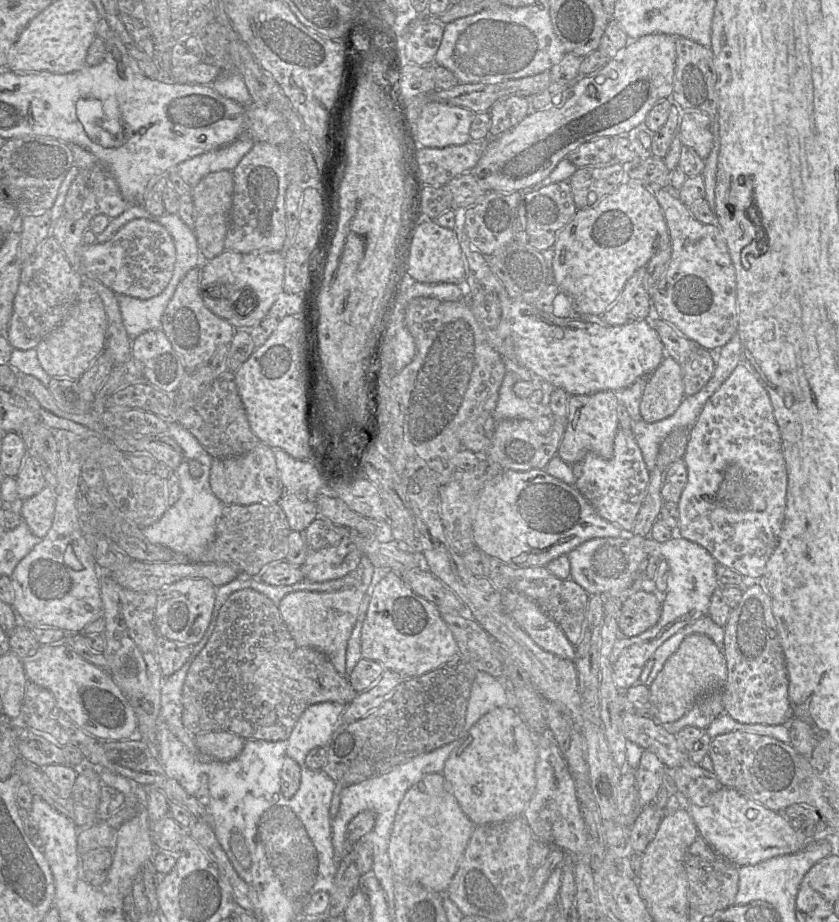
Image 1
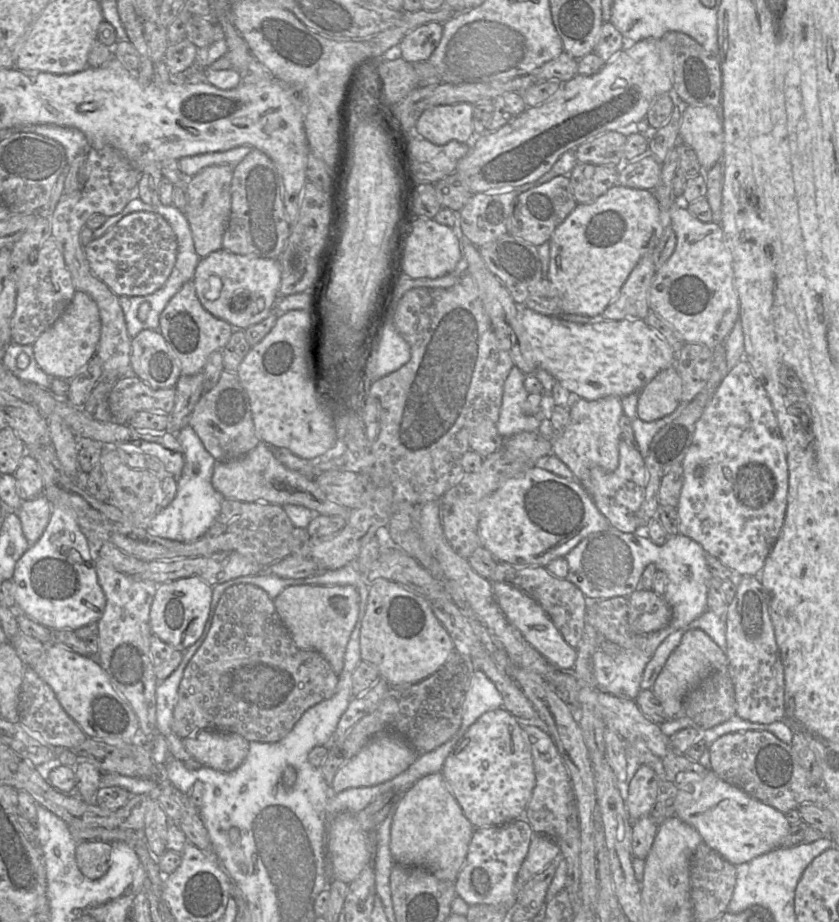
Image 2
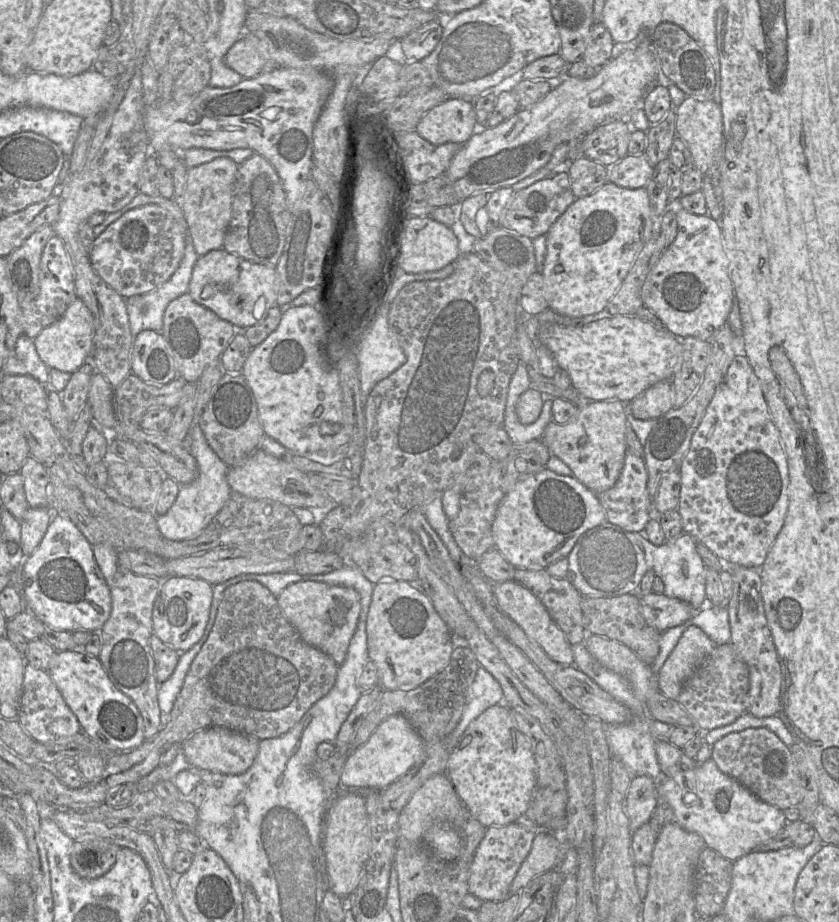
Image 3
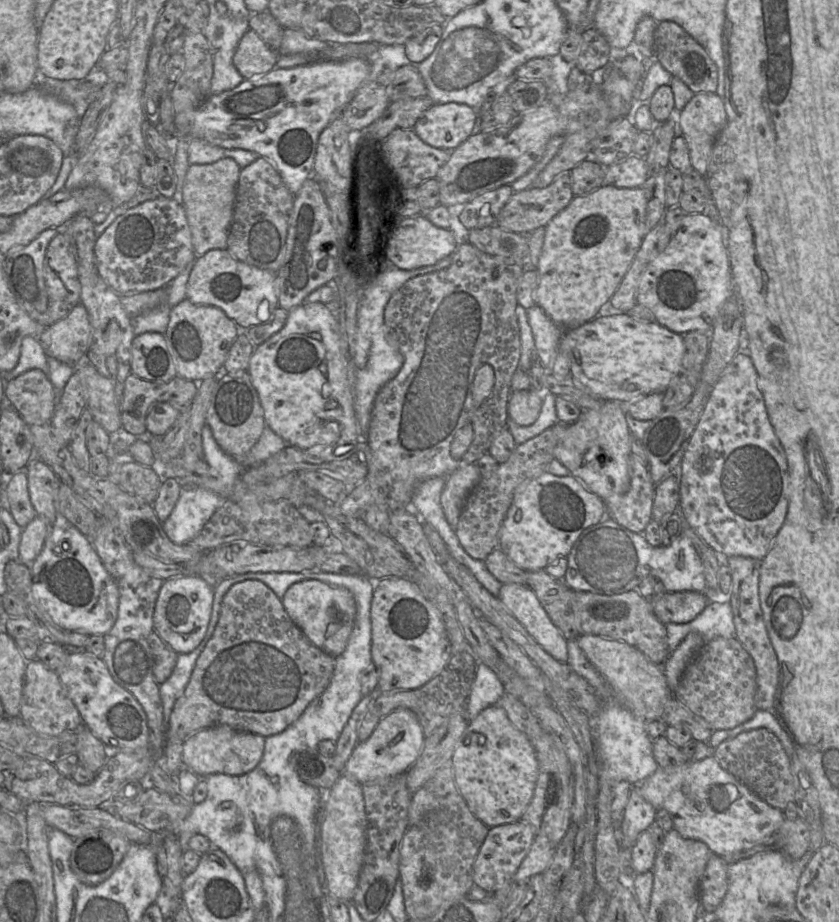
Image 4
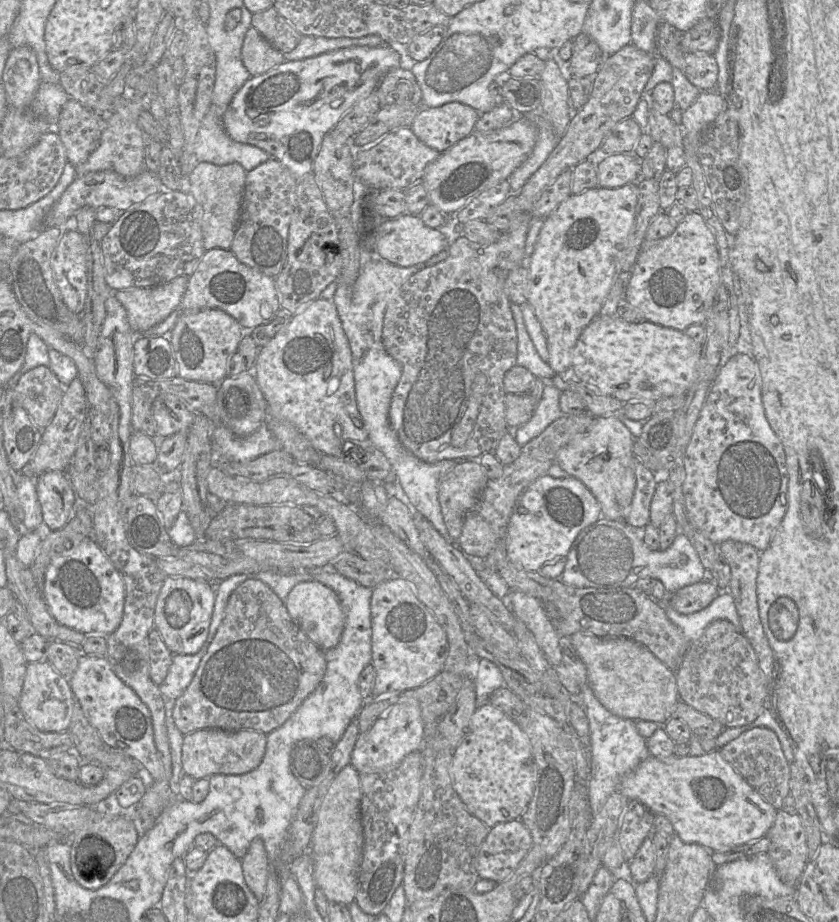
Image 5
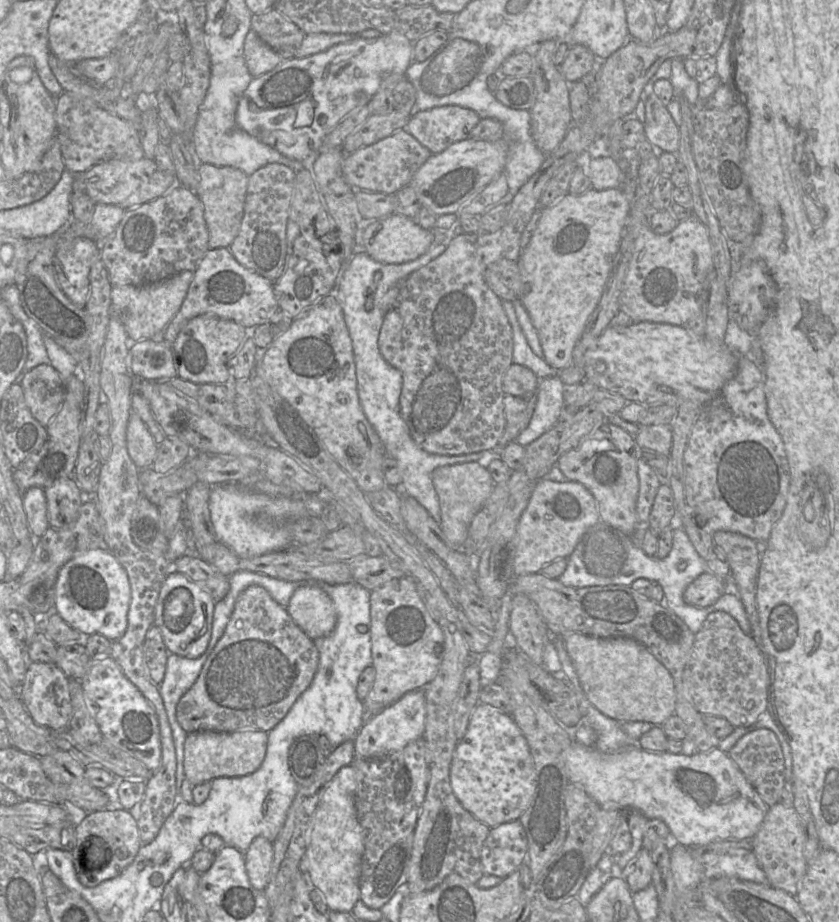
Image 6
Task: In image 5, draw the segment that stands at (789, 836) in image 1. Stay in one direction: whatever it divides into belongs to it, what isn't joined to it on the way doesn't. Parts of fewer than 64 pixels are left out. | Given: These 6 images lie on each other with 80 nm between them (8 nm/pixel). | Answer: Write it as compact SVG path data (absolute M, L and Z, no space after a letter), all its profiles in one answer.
M718 749L702 756L675 757L671 760L649 756L622 779L617 790L628 800L641 802L653 814L666 816L683 842L699 844L710 852L725 852L765 836L777 814L777 810L725 761Z

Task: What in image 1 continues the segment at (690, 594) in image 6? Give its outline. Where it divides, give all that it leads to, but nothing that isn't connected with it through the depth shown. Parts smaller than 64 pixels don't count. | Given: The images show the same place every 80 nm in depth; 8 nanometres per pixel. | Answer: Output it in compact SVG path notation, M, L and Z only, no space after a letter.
M643 589L627 594L618 618L619 635L634 637L653 627L659 620L662 596Z

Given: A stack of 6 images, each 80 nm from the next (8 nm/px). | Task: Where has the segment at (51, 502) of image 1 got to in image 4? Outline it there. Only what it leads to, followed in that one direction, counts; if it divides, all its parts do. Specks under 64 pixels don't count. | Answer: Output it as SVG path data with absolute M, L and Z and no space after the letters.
M37 515L22 529L19 544L21 562L31 564L35 560L44 546L51 526L44 518Z

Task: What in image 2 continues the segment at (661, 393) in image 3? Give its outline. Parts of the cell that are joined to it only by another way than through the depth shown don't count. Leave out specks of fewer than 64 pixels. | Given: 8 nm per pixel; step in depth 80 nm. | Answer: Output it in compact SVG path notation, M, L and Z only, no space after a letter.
M675 366L660 371L639 392L638 418L652 422L671 414L681 403L681 396L682 380Z

